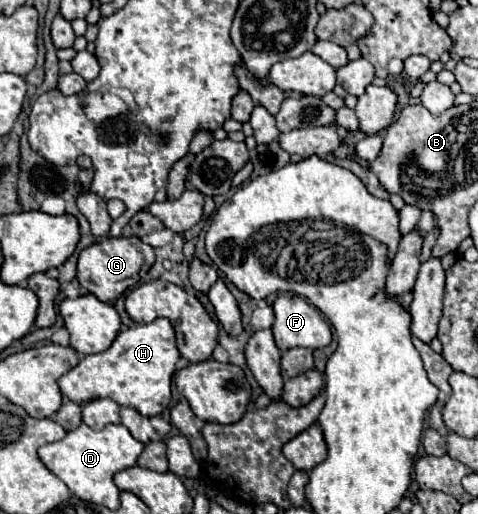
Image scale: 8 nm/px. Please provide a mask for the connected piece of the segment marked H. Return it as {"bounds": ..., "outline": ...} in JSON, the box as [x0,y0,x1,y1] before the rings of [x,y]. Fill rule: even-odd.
{"bounds":[59,319,179,417],"outline":[[[157,319],[147,325],[133,325],[121,331],[113,345],[95,355],[87,355],[59,379],[63,397],[85,405],[87,401],[109,397],[125,407],[135,407],[143,417],[159,415],[171,401],[171,377],[175,363],[179,361],[179,349],[175,343],[175,327],[169,319]]]}

